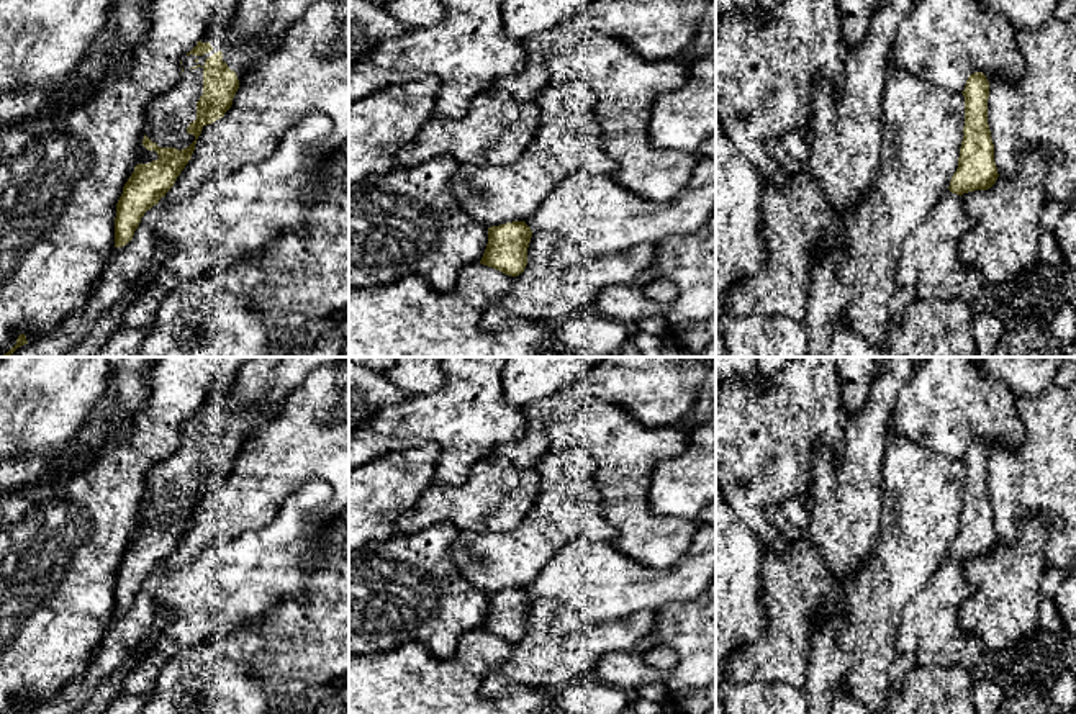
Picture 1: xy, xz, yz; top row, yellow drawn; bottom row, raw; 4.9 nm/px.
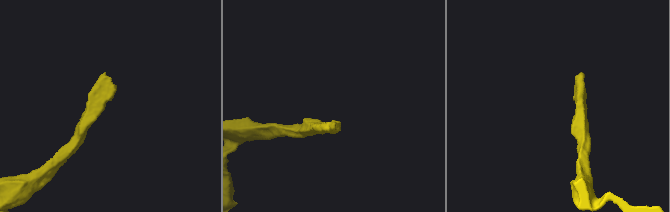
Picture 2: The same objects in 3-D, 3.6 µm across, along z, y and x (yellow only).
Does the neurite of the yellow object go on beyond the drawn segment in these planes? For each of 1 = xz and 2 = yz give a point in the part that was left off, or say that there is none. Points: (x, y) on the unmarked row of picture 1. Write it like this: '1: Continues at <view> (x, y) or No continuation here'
1: No continuation here
2: No continuation here

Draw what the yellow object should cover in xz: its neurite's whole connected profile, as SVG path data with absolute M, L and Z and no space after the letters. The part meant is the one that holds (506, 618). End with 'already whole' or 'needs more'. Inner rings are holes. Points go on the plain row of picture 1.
M524 588L488 594L488 611L480 630L518 644L527 632L531 604L532 598Z; already whole

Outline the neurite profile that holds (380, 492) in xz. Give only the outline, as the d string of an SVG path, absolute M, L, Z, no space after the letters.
M427 442L349 470L349 550L398 536L398 519L416 504L426 488L437 483L439 457L441 447Z

